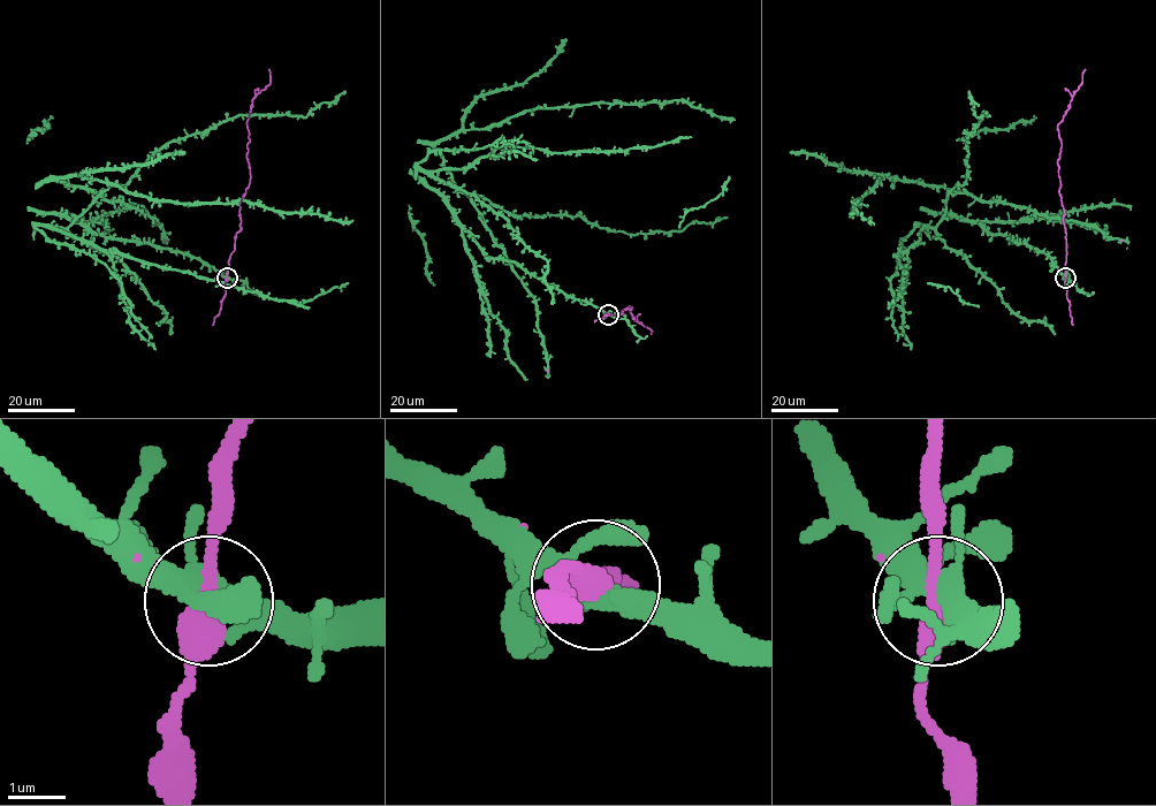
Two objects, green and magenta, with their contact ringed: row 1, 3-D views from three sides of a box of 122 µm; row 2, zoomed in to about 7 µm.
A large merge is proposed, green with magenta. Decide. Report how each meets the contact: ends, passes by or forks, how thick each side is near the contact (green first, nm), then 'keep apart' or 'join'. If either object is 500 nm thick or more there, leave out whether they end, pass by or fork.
green forks there; magenta passes by; 360 nm thick on the green side, 360 nm on the other; join

